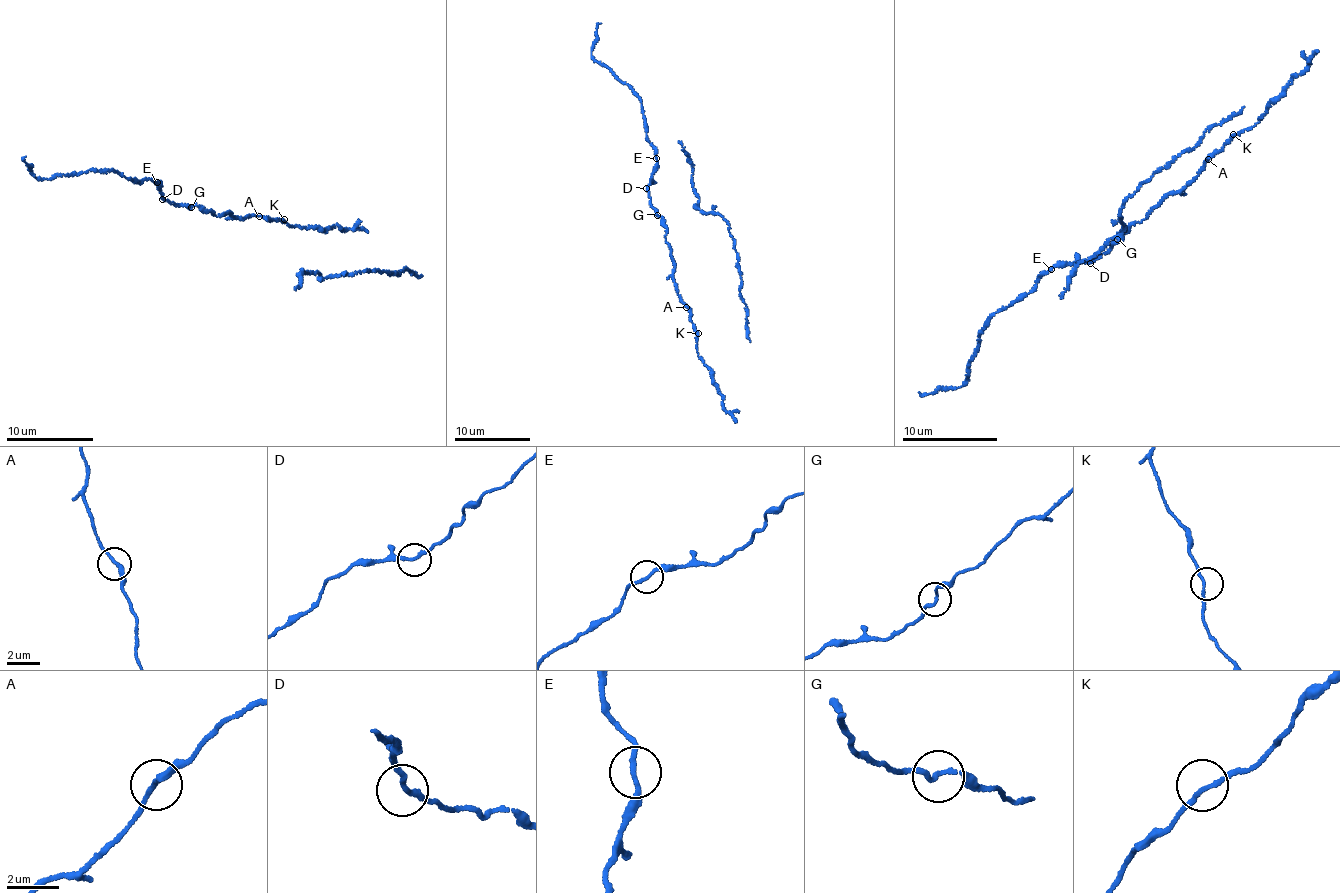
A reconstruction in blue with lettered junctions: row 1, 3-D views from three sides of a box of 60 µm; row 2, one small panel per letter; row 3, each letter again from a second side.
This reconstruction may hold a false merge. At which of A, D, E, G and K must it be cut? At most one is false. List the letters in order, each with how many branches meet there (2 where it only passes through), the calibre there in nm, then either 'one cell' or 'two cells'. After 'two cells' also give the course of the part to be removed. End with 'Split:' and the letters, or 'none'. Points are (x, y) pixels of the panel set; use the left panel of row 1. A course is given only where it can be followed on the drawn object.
A: 2 | 190 nm | one cell
D: 2 | 190 nm | one cell
E: 2 | 190 nm | one cell
G: 2 | 180 nm | one cell
K: 2 | 180 nm | one cell
Split: none

